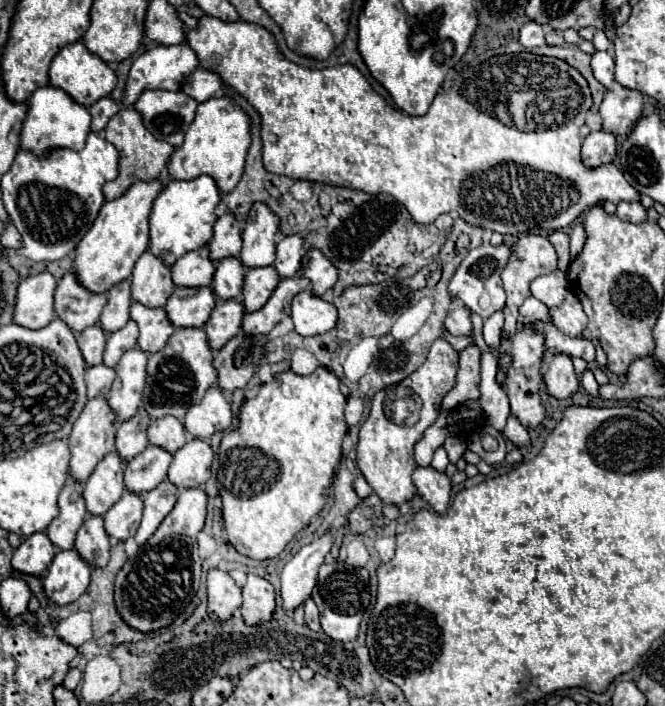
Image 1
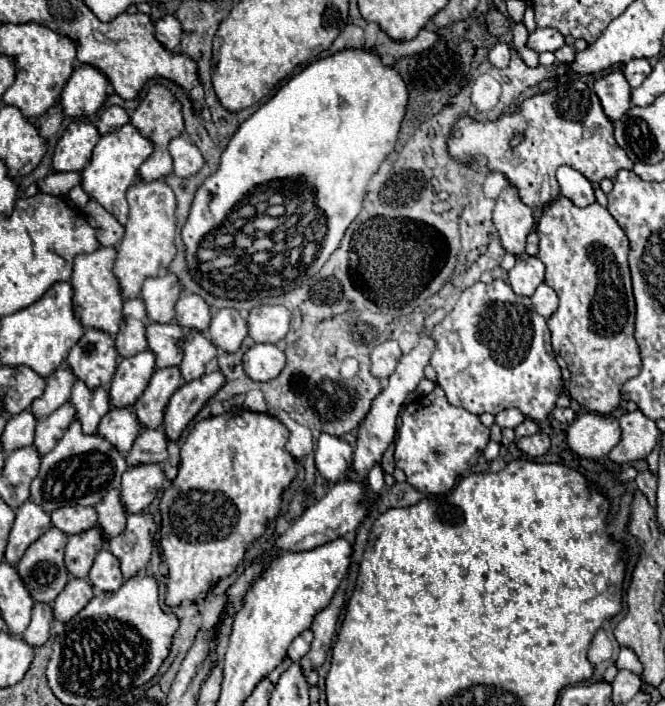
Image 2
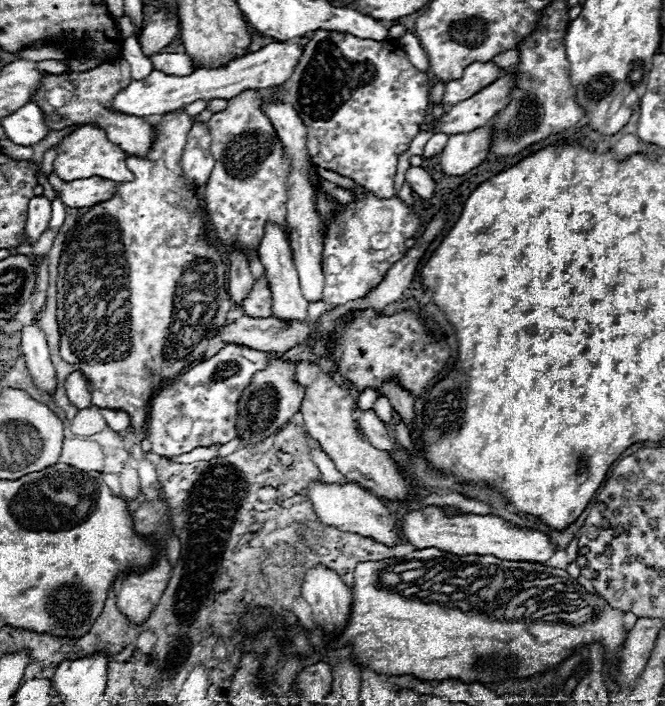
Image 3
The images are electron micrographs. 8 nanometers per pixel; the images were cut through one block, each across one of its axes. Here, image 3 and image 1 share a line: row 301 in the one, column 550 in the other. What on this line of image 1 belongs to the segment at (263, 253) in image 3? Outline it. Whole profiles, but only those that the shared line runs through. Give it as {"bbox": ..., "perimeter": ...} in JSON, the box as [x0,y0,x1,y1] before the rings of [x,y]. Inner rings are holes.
{"bbox":[530,270,568,306],"perimeter":[[[554,270],[550,274],[538,276],[530,284],[530,292],[534,298],[538,298],[546,306],[560,306],[568,294],[568,280],[566,272]]]}

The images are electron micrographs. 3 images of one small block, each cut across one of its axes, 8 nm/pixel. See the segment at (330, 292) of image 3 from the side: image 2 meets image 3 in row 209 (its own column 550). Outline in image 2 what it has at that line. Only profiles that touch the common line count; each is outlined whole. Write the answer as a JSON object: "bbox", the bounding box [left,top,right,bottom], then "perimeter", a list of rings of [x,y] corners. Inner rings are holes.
{"bbox":[430,280,562,422],"perimeter":[[[492,280],[490,284],[476,282],[460,294],[456,306],[446,318],[434,326],[432,340],[436,342],[430,358],[432,368],[438,374],[438,386],[446,392],[452,406],[460,406],[472,414],[498,414],[504,408],[520,408],[526,418],[542,422],[552,412],[558,396],[562,394],[560,366],[556,364],[554,350],[550,346],[550,330],[546,320],[534,312],[530,298],[512,292],[504,280]]]}

